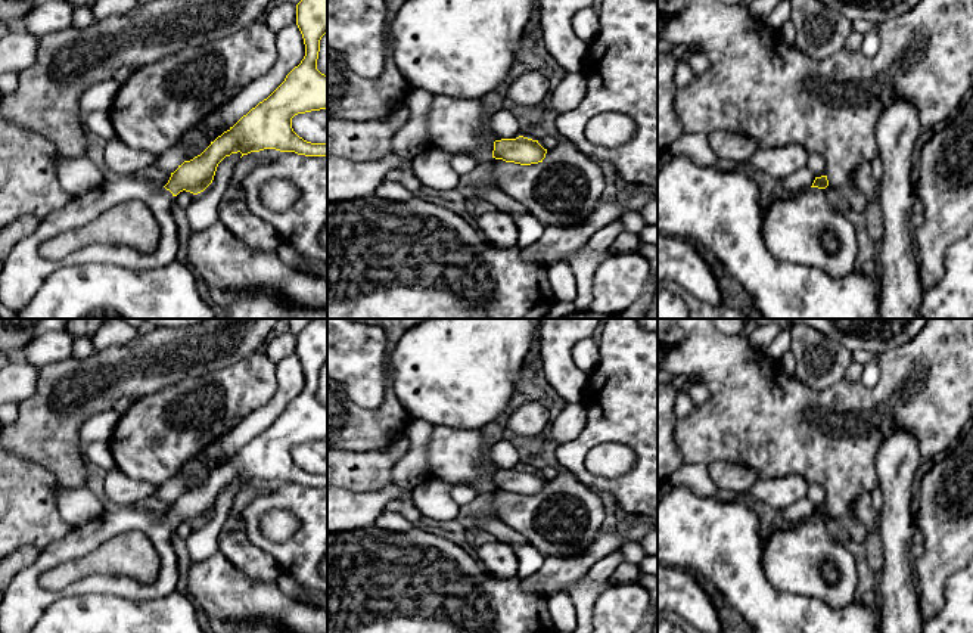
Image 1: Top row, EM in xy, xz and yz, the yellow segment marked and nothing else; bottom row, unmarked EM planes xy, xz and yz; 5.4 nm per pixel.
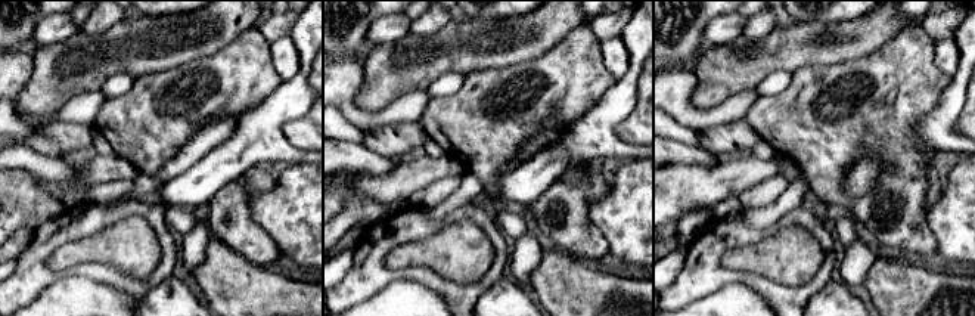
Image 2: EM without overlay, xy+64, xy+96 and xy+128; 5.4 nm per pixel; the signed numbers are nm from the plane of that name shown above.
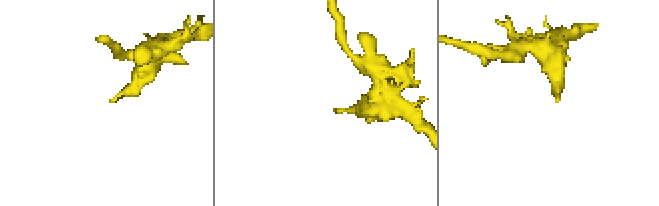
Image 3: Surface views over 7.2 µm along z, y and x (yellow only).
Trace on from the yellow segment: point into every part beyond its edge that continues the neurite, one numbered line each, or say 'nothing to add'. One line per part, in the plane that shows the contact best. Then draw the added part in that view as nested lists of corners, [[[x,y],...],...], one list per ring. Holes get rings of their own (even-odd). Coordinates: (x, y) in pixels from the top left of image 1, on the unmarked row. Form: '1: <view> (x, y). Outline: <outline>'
1: xz (457, 456). Outline: [[[433,425],[428,444],[429,480],[451,485],[484,485],[491,488],[494,471],[481,429],[457,429]]]

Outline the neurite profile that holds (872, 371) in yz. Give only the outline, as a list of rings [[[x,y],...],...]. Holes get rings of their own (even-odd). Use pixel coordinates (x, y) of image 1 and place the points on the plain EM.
[[[876,359],[876,360],[864,364],[859,382],[864,387],[871,388],[879,382],[880,375],[882,375],[882,363],[880,363],[880,359]]]

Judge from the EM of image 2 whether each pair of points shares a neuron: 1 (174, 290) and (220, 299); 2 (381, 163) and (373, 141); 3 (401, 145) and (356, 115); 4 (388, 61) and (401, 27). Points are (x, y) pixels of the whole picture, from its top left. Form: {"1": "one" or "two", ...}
{"1": "two", "2": "two", "3": "two", "4": "two"}

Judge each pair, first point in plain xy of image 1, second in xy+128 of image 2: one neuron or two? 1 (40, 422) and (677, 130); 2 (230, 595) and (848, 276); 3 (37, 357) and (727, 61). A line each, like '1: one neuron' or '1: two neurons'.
1: two neurons
2: two neurons
3: two neurons

